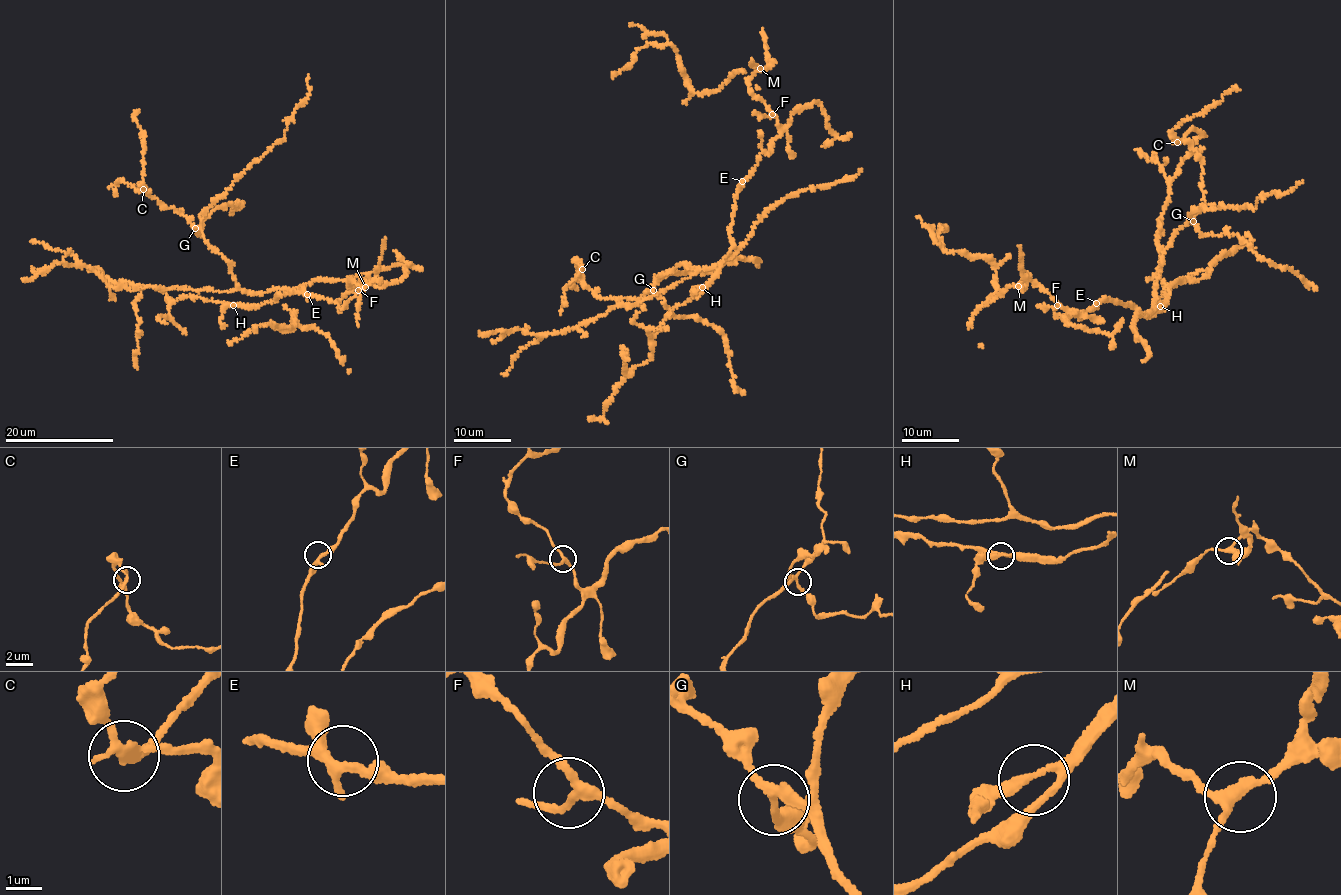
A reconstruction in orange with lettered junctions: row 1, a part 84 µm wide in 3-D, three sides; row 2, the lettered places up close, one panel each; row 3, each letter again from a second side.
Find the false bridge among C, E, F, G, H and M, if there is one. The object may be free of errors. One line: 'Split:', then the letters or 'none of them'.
Split: C

